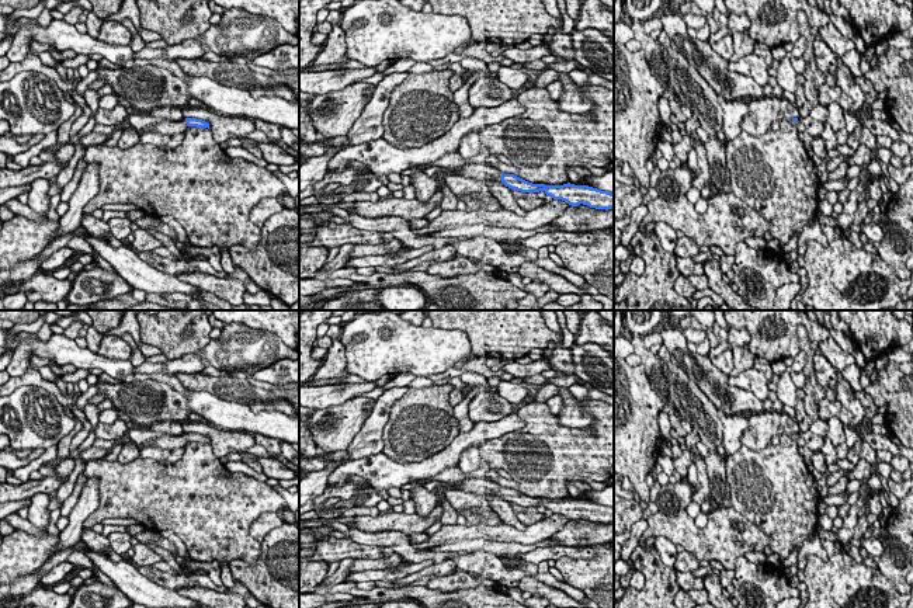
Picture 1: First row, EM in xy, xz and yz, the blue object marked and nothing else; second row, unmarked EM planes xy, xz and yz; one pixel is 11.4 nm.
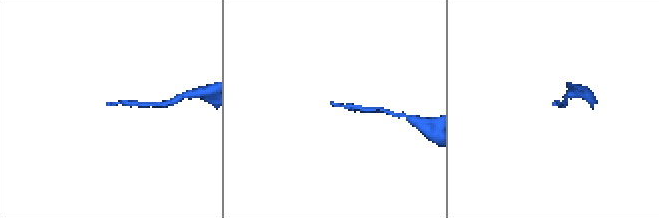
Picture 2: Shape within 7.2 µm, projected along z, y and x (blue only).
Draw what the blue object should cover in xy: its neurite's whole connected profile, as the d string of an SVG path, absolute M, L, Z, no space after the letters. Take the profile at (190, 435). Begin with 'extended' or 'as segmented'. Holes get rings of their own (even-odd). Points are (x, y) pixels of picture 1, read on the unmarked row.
extended; M185 432L181 435L166 434L164 437L160 437L157 440L149 442L149 445L171 451L171 449L177 449L177 448L184 448L188 441L208 442L209 444L209 438L202 435L202 434Z

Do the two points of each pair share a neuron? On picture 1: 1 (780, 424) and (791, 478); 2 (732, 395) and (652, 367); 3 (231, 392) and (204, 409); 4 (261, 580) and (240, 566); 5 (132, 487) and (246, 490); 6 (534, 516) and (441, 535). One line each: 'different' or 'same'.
1: different
2: different
3: different
4: same
5: same
6: different

